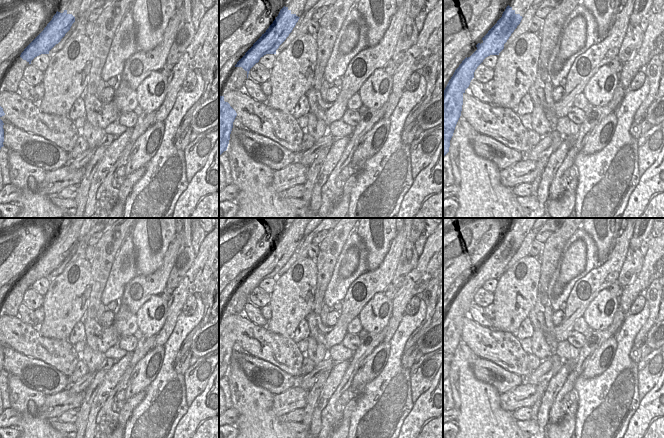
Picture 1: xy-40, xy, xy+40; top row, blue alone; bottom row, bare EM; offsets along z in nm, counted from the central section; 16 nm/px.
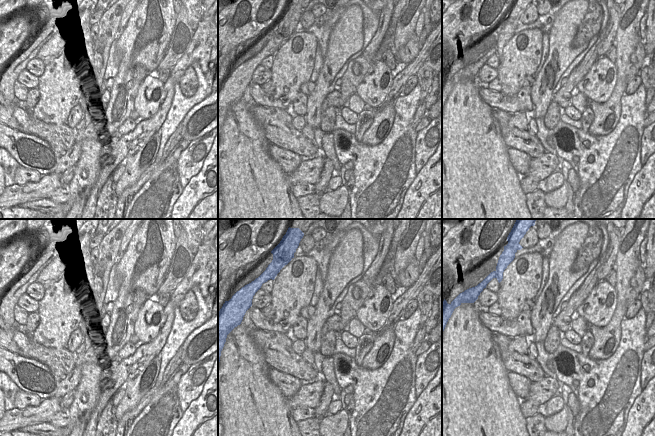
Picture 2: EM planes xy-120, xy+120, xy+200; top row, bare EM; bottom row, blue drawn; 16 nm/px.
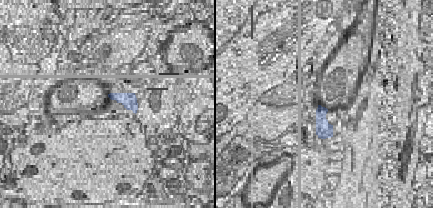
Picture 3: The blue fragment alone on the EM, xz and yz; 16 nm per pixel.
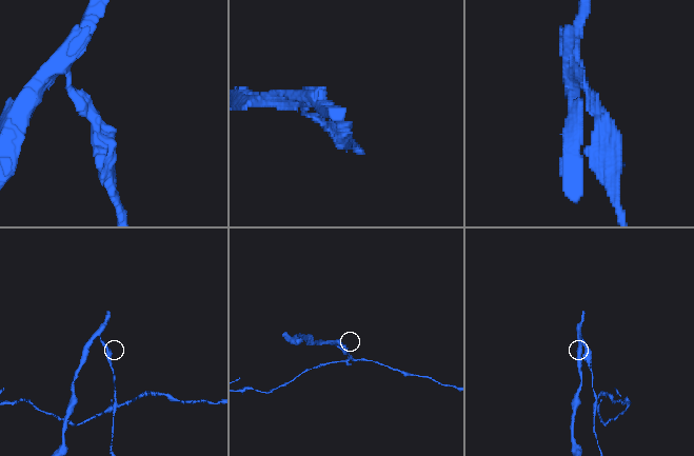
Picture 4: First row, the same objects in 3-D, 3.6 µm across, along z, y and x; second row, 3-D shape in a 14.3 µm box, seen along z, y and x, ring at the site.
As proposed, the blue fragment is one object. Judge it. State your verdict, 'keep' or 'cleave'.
cleave

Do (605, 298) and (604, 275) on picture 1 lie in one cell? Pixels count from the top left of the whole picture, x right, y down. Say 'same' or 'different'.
different

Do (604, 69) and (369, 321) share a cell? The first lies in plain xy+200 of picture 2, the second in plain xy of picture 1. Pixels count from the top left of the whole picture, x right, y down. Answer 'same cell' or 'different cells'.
same cell

